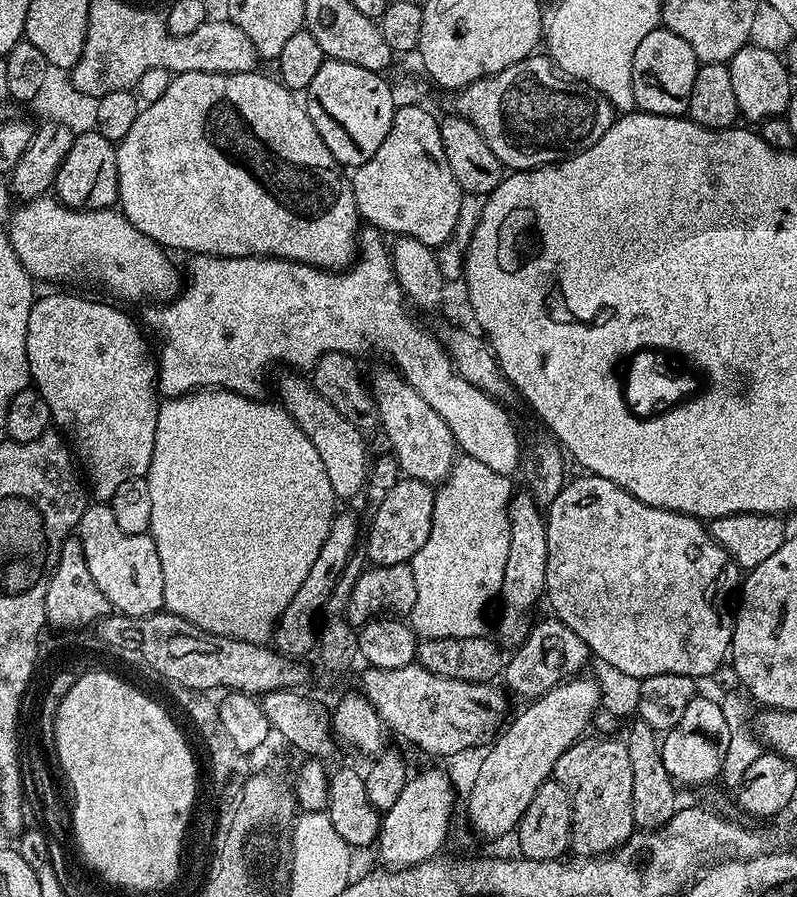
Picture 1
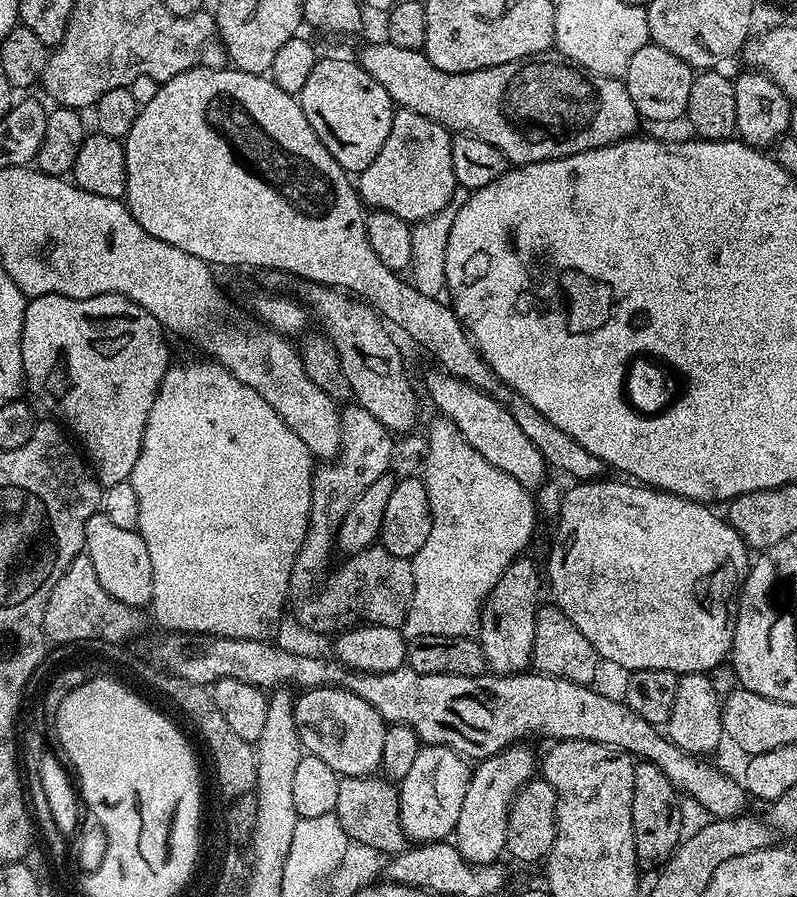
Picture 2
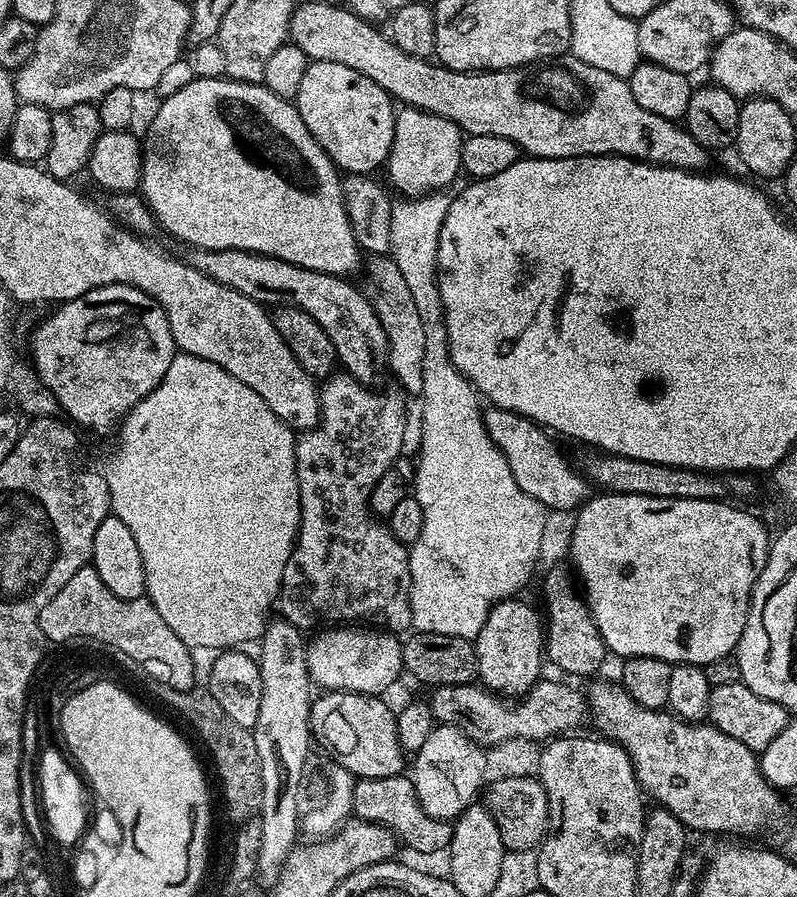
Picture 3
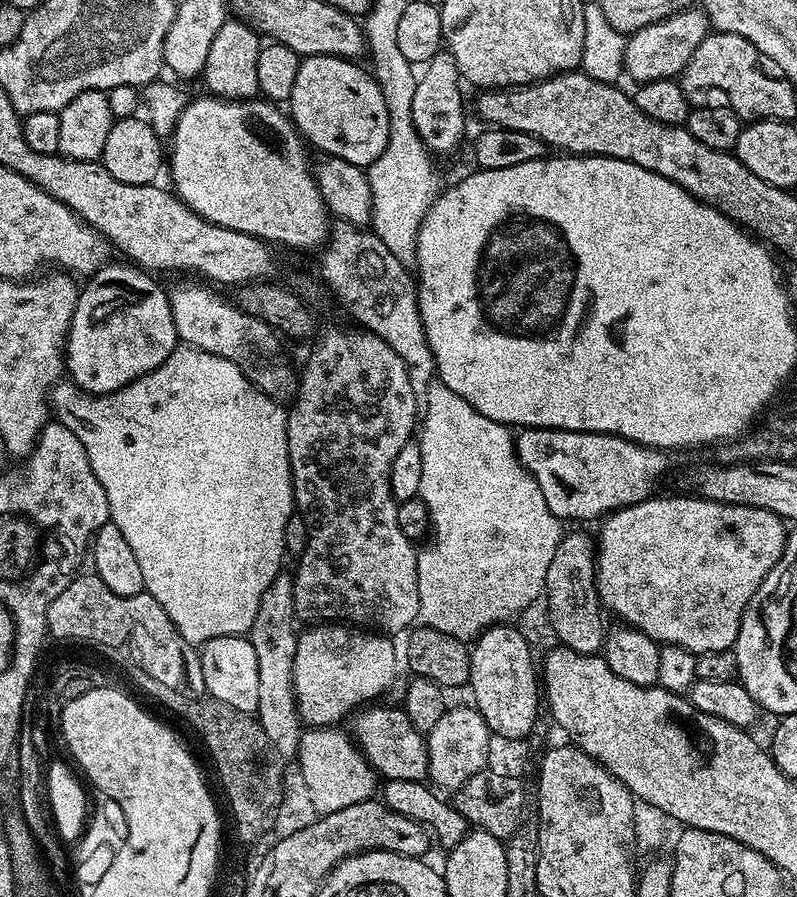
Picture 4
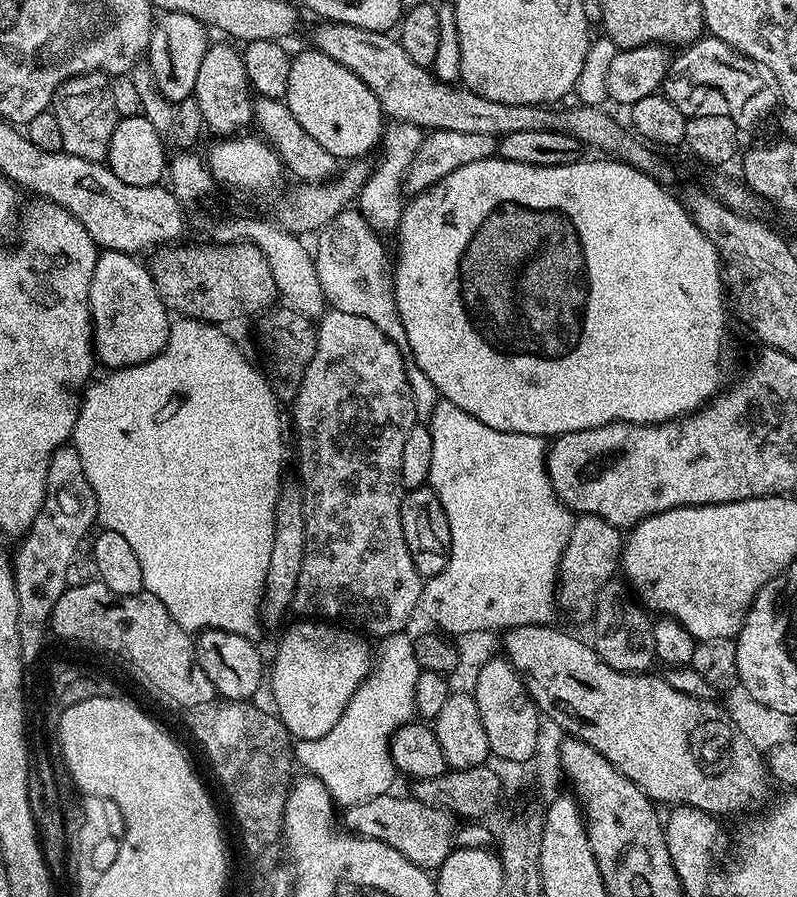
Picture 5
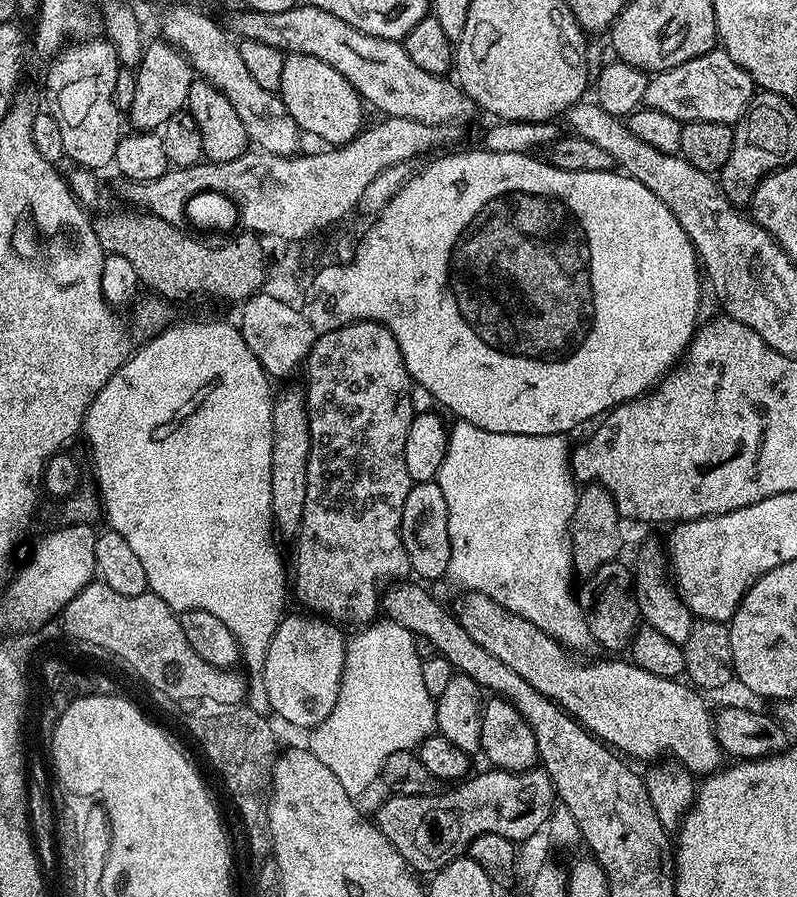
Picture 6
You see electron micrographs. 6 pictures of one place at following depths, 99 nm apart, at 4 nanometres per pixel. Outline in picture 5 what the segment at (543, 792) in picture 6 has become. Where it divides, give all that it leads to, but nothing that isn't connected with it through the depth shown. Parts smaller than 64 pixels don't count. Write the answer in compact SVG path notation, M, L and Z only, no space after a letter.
M389 794L370 798L366 802L347 805L342 824L347 831L394 846L410 862L425 870L439 869L440 863L452 852L458 827L451 812L445 808L426 806L412 799L411 795Z

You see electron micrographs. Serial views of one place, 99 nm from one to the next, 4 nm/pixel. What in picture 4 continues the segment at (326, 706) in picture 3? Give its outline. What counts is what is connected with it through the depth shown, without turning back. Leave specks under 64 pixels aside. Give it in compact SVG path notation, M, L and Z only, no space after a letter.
M380 706L365 707L354 716L356 719L354 740L364 753L368 765L384 780L424 780L428 774L428 742L425 733L415 728L403 707L376 707Z

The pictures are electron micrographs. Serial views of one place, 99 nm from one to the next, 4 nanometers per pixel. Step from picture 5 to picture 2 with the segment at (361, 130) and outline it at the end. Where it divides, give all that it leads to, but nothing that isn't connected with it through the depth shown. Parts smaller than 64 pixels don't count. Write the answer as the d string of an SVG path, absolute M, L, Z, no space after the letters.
M317 59L306 86L302 86L299 97L306 122L314 126L314 134L330 150L330 154L349 174L359 174L378 158L382 142L390 134L394 105L392 99L370 78L370 74L359 63L348 60Z

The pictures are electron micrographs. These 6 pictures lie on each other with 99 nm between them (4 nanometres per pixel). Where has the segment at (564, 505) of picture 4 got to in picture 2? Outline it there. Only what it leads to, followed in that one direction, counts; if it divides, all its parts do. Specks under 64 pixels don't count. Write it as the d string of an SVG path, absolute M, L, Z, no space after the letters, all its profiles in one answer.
M435 370L424 376L424 388L432 399L432 404L437 408L439 415L446 420L453 420L466 442L490 462L490 466L498 466L510 478L514 478L523 488L536 490L536 487L544 480L546 465L542 454L538 454L538 446L526 438L526 433L514 422L510 410L506 410L494 398L490 398L485 392L479 392L474 386L462 382L457 376L451 376L449 372Z

